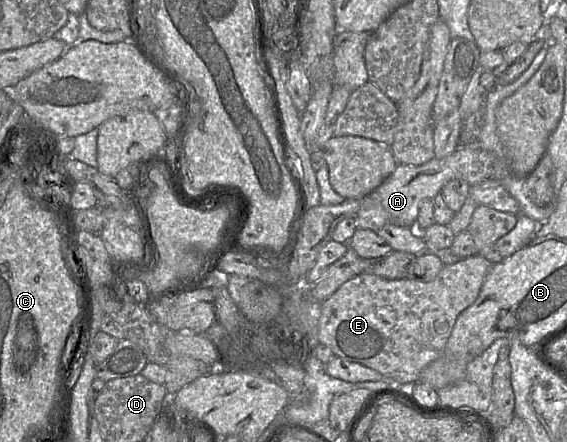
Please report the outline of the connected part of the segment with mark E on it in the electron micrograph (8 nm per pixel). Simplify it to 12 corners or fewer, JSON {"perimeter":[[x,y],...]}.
{"perimeter":[[492,265],[429,282],[360,273],[319,343],[401,384],[442,355]]}

